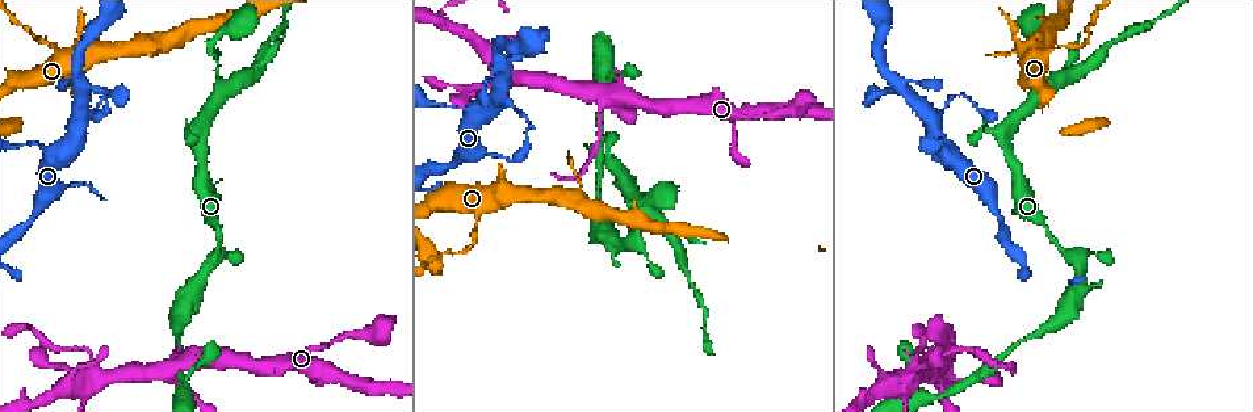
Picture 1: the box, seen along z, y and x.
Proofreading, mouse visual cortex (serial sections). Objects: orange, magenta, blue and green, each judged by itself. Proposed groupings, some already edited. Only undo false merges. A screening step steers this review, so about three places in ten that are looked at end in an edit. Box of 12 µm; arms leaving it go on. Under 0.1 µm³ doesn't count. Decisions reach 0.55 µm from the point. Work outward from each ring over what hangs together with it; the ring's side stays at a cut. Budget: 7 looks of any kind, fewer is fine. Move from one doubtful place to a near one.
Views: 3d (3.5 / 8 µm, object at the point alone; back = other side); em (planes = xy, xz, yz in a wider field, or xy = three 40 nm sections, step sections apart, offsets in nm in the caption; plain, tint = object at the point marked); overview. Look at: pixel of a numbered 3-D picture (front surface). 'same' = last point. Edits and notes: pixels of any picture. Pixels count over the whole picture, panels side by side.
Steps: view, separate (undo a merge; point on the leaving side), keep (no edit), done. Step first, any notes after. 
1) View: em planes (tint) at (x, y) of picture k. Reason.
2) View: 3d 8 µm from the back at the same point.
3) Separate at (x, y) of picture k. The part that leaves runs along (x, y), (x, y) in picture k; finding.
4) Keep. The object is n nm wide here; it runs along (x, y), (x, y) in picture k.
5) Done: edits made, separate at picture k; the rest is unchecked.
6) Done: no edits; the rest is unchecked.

View: 3d 8 µm at (82, 89) of picture 1. Side arm on a straight run.

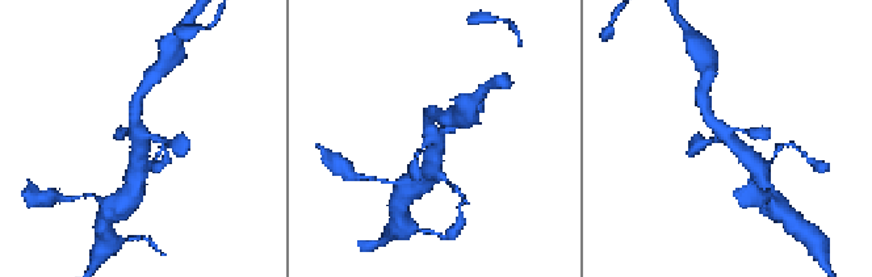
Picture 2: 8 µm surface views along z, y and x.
View: 3d 3.5 µm at (140, 137) of picture 2. Zoom in.

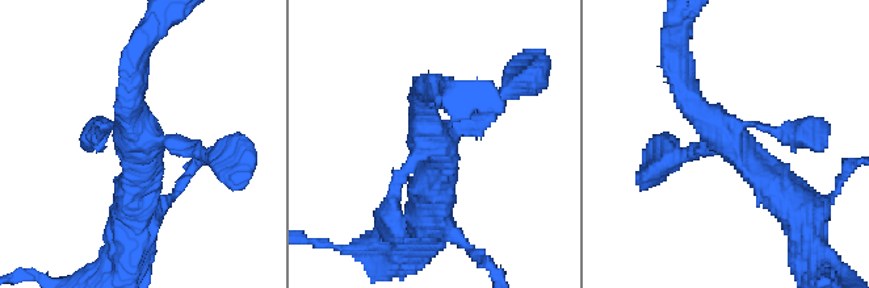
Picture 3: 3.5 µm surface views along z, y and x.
View: em xy step 1 (tint) at (728, 138) of picture 3.

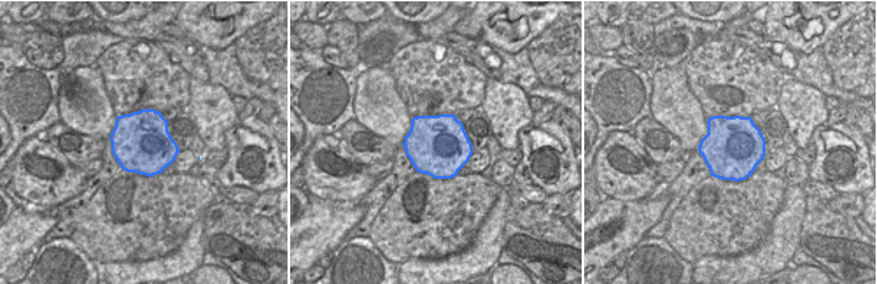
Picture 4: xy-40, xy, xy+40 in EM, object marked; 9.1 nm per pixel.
Keep. It runs along (789, 199), (708, 119), (678, 70) in picture 3; continuous, no second cell.

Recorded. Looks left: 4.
View: 3d 3.5 µm at (476, 225) of picture 1. Narrows sharply.

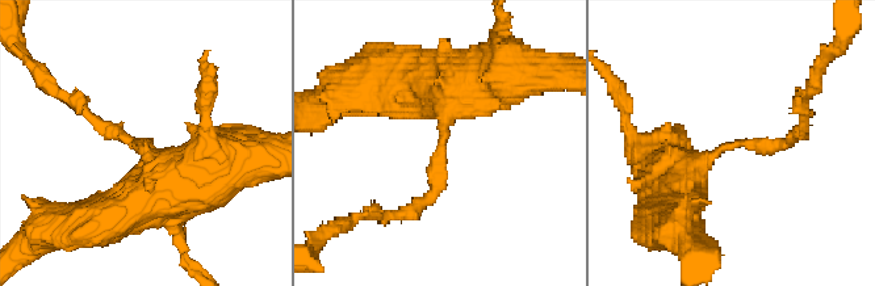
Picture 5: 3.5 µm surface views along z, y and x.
View: em xy step 1 (tint) at (729, 149) of picture 5. The arms are 150, 700 nm wide.

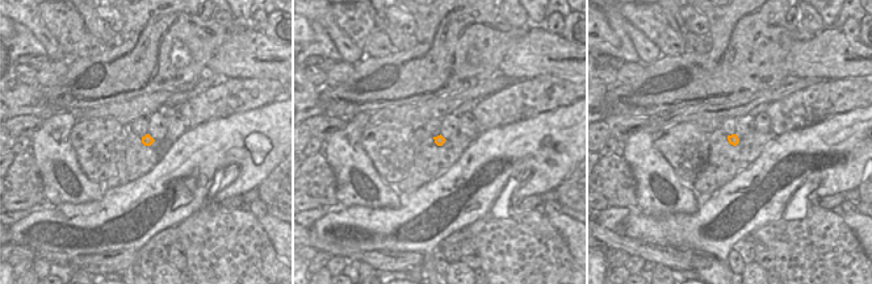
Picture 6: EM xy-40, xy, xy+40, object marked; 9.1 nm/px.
Keep. It runs along (669, 197), (720, 148), (800, 133) in picture 5; continuous, no second cell.

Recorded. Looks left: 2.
Done: no edits; the rest is unchecked.

